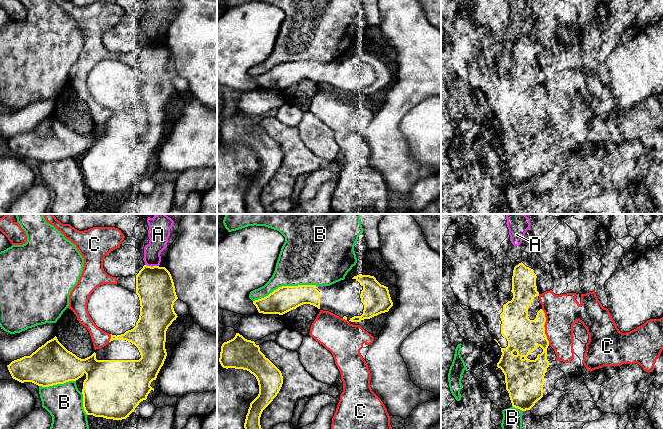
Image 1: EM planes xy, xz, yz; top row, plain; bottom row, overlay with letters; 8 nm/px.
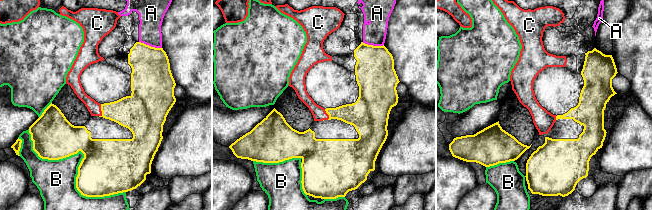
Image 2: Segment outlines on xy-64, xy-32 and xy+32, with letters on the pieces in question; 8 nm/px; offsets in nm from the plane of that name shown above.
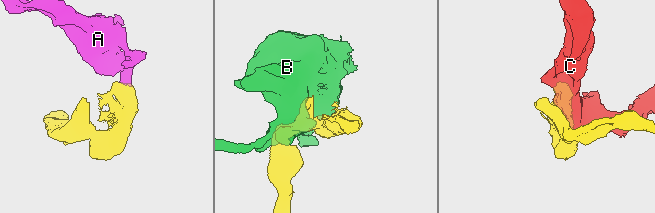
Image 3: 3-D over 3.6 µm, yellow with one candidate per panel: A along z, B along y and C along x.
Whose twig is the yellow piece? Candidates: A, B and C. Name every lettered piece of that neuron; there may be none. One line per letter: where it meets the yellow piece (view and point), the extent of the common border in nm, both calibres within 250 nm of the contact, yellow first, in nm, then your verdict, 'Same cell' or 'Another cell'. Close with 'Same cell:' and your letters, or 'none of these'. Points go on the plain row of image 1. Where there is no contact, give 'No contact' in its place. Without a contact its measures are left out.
A: Touches yellow at xy (153, 42). Shared border 110 nm. Thickness 300 nm (yellow) against 150 nm. Another cell
B: Touches yellow at xz (284, 62). Shared border 550 nm. Thickness 200 nm (yellow) against 380 nm. Another cell
C: Touches yellow at yz (544, 103). Shared border 300 nm. Thickness 280 nm (yellow) against 280 nm. Another cell
Same cell: none of these

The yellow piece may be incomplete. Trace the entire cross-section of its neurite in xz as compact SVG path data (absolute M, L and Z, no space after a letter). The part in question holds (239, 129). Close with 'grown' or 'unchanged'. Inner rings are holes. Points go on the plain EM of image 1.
M239 109L222 120L219 138L223 144L247 146L256 153L259 170L250 179L244 204L246 214L265 214L260 201L260 193L282 163L281 147L265 133L259 121L245 115Z; unchanged

